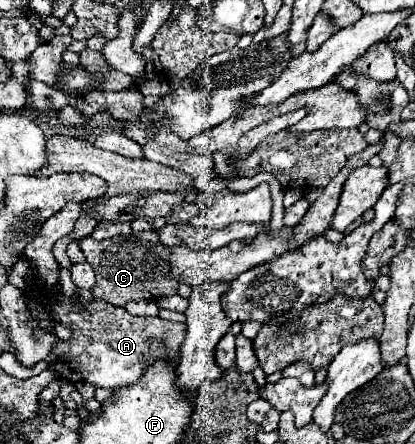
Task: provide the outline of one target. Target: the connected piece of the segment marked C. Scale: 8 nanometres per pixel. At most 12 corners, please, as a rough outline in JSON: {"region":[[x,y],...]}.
{"region":[[157,231],[79,241],[91,293],[113,305],[175,295]]}

